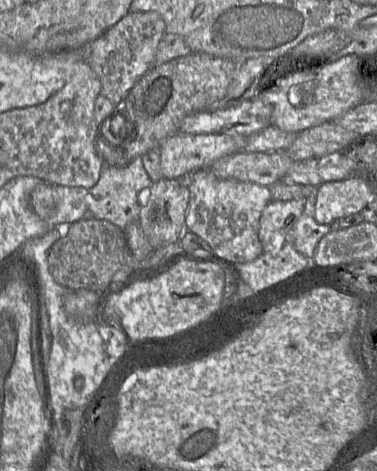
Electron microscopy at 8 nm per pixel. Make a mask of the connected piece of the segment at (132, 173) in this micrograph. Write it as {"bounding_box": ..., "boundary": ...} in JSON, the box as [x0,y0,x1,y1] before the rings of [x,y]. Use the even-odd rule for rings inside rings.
{"bounding_box":[86,157,152,230],"boundary":[[[137,157],[124,167],[113,167],[103,163],[98,182],[87,189],[86,202],[96,219],[109,221],[124,230],[128,224],[139,222],[140,212],[149,198],[149,188],[152,183],[141,157]]]}

